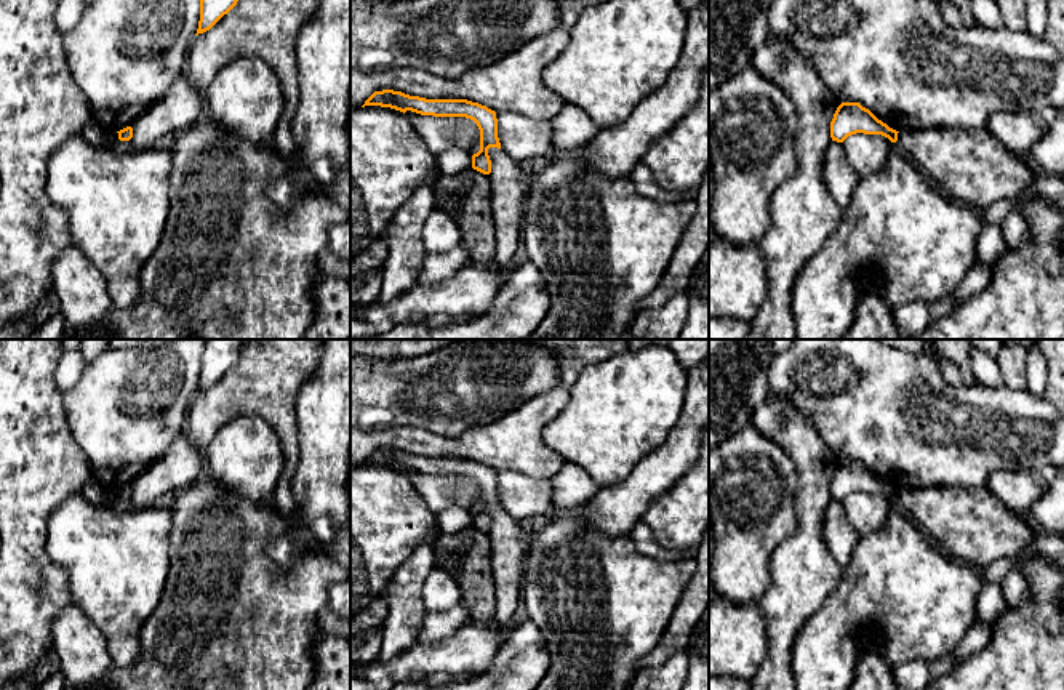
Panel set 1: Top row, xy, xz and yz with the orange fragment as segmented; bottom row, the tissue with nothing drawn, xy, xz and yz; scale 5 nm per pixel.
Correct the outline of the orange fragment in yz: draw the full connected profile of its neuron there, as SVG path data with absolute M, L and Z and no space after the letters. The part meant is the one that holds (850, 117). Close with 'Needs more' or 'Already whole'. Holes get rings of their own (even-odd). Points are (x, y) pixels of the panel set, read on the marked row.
M842 102L830 122L830 138L832 141L843 142L848 136L856 133L882 134L891 142L896 142L899 131L878 120L859 102Z. Already whole

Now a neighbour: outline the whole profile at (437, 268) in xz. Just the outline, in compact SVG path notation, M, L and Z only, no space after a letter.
M458 245L443 253L427 253L418 275L418 283L437 285L446 282L467 264L469 255L462 245Z

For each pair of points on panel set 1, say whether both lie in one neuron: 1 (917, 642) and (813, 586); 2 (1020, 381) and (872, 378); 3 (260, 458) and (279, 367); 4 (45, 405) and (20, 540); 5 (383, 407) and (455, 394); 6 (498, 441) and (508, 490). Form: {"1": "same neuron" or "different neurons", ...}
{"1": "different neurons", "2": "different neurons", "3": "different neurons", "4": "same neuron", "5": "same neuron", "6": "different neurons"}

